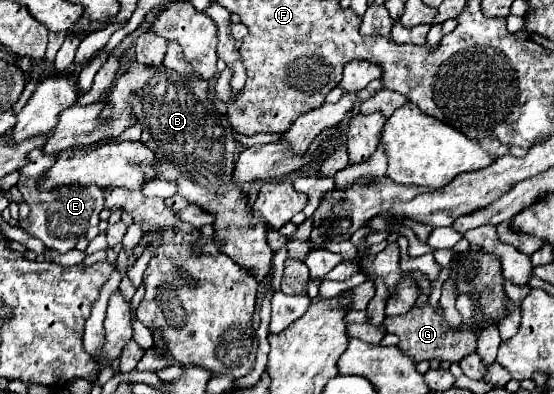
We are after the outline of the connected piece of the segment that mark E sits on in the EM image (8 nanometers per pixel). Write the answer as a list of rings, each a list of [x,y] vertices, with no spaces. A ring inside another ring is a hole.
[[[21,176],[17,182],[25,202],[29,204],[31,212],[29,218],[19,222],[19,226],[29,232],[31,236],[39,238],[47,248],[53,248],[57,252],[69,252],[75,248],[79,238],[87,234],[91,226],[99,224],[99,212],[105,208],[105,194],[97,186],[79,186],[79,184],[69,184],[69,186],[59,186],[55,190],[39,190],[35,178],[25,178]]]

